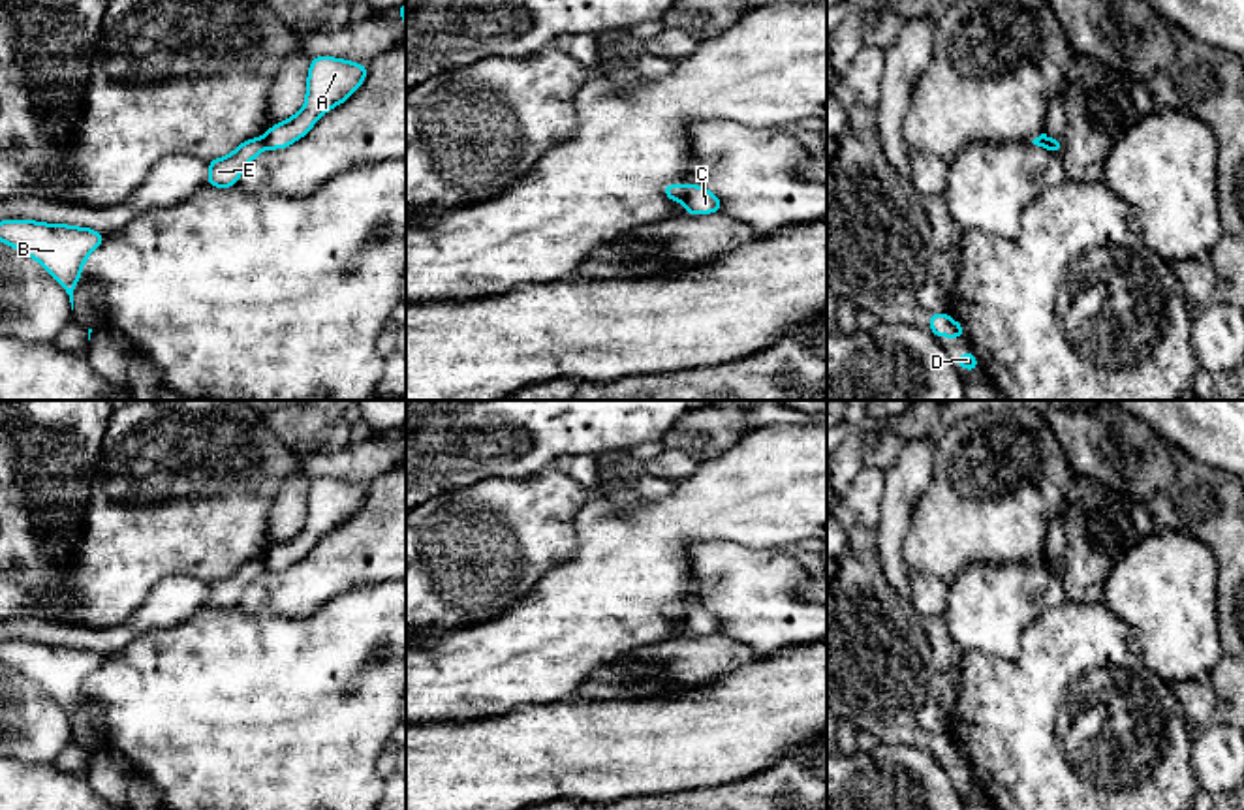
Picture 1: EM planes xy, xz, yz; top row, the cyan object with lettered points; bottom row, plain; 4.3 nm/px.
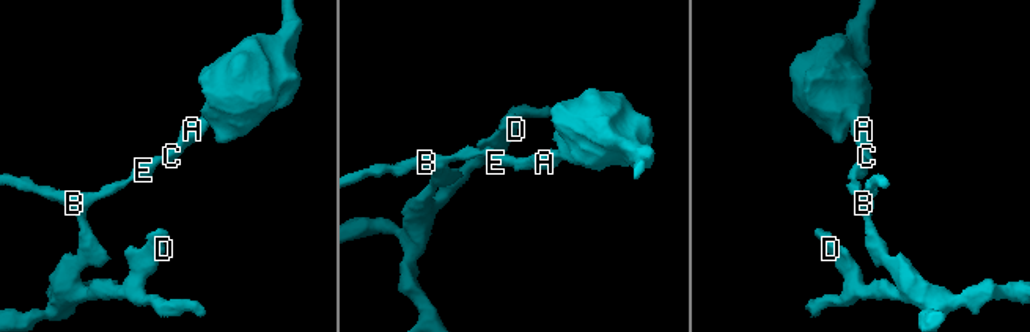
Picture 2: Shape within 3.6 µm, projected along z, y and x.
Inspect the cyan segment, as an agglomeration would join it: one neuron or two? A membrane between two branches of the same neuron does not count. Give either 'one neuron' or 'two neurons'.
two neurons

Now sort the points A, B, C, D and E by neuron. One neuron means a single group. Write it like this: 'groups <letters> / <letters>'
groups A C / B D E

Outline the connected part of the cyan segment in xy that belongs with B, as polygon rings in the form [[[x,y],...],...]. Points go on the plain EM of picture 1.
[[[17,639],[0,643],[0,663],[39,682],[70,716],[71,731],[75,705],[83,699],[83,684],[105,658],[90,648],[68,645],[41,645]]]

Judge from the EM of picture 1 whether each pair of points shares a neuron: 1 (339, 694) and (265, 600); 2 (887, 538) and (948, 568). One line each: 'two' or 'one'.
1: two
2: two

